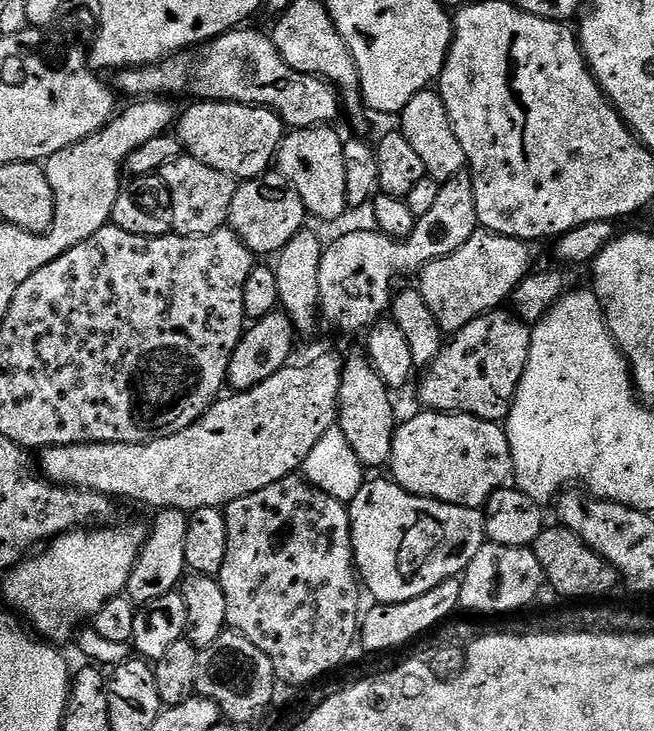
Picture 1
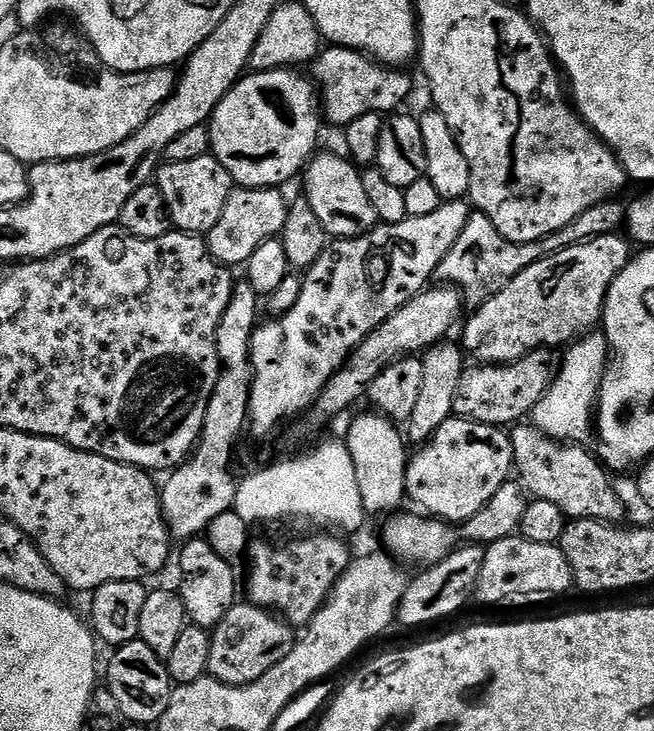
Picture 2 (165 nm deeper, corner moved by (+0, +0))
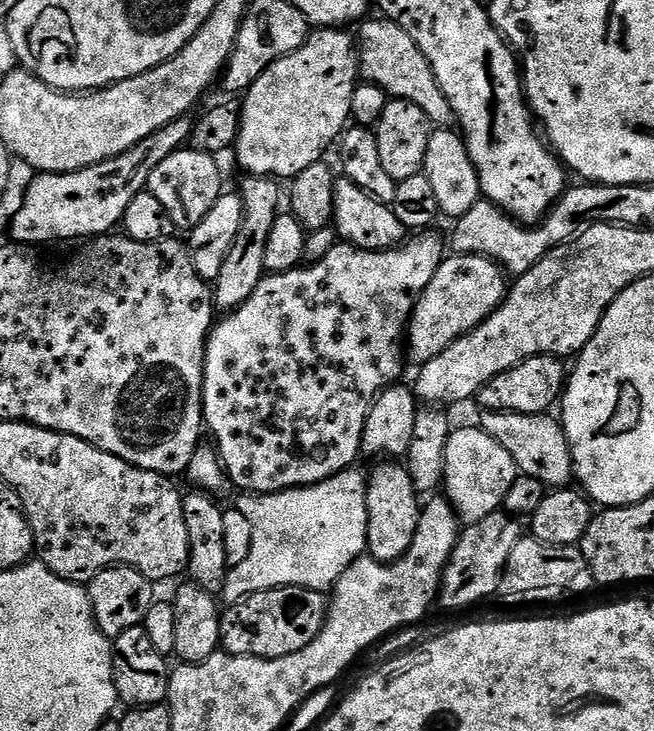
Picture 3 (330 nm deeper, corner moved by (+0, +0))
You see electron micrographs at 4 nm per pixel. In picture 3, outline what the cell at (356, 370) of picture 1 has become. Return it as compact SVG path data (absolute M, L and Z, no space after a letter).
M380 462L367 477L368 497L368 551L367 555L382 564L393 564L401 560L410 550L414 542L414 534L418 530L421 497L416 491L407 467L400 462Z

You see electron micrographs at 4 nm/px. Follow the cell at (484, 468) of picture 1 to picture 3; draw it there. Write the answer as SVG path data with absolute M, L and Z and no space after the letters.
M457 427L452 431L446 442L442 492L451 502L461 525L482 522L482 518L501 511L506 494L516 479L518 473L514 458L506 454L506 446L494 442L483 428Z

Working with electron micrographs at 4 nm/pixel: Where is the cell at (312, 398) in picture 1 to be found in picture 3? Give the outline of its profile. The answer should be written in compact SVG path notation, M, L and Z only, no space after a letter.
M452 254L445 258L417 300L416 309L408 320L407 359L411 363L413 360L416 366L423 366L430 362L430 358L438 358L438 354L442 354L446 346L450 346L468 332L473 332L483 320L491 316L508 295L510 284L504 279L504 269L495 260L487 260L484 256Z

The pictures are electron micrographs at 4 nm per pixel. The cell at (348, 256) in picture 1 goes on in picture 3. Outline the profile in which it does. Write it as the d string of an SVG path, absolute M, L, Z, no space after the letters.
M424 230L416 236L409 239L407 242L394 247L388 248L384 252L368 252L365 248L354 248L350 244L343 242L337 243L336 247L330 250L330 254L326 254L326 258L322 258L317 264L310 264L307 266L301 266L291 272L277 272L275 274L265 275L264 281L258 286L258 290L254 290L254 294L250 294L250 298L246 298L246 302L235 312L227 313L223 317L224 321L217 323L212 329L212 333L208 335L208 345L206 346L206 354L204 355L204 422L203 427L213 436L211 439L214 441L214 447L217 452L220 453L220 461L224 467L225 477L236 488L241 488L239 491L244 494L263 494L265 492L284 492L288 488L305 488L308 484L317 484L322 482L326 478L330 478L334 474L344 472L346 469L353 467L357 463L356 459L361 459L362 453L360 451L360 439L362 438L362 430L364 429L364 423L366 418L370 414L372 404L376 401L377 396L380 393L386 391L386 389L392 387L401 379L400 371L403 370L404 364L406 365L405 357L402 355L402 337L405 335L408 327L408 320L412 316L412 311L416 309L416 302L419 300L420 295L426 290L426 286L434 278L434 274L438 270L438 266L446 258L446 244L439 240L435 236L435 231Z

